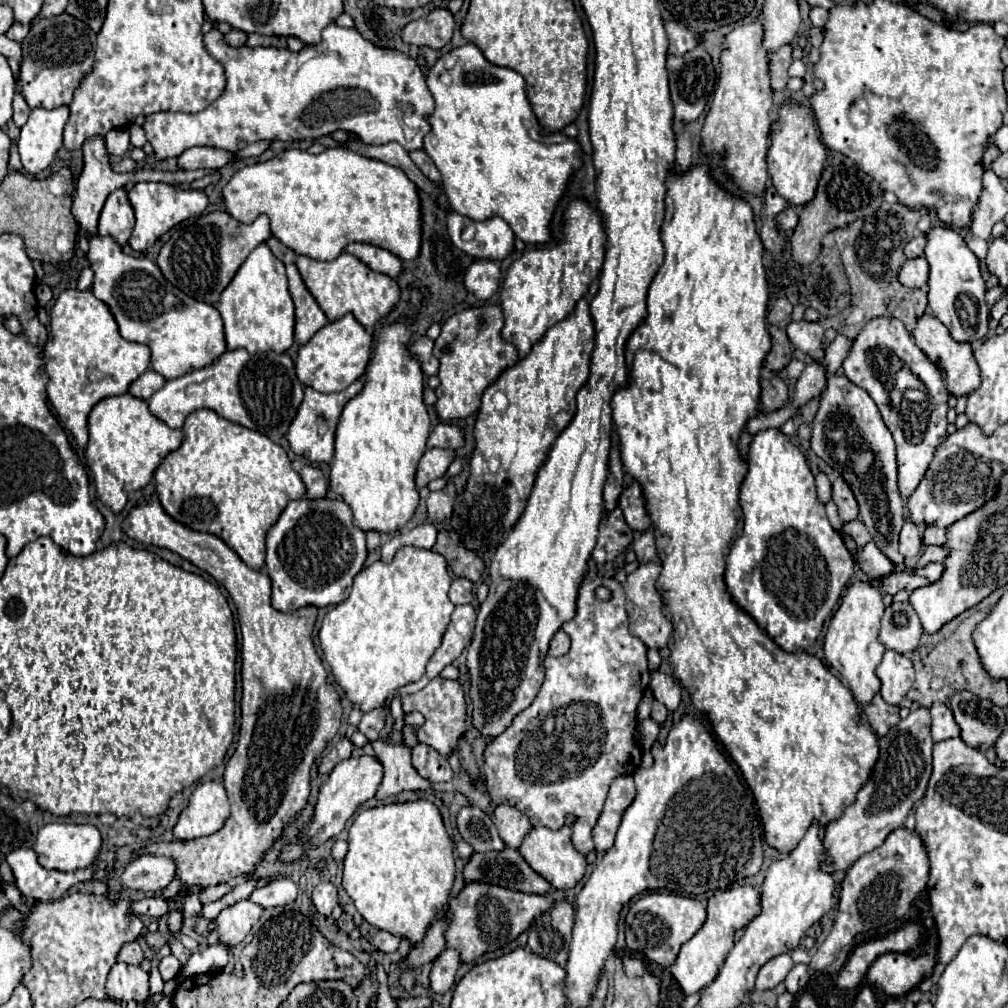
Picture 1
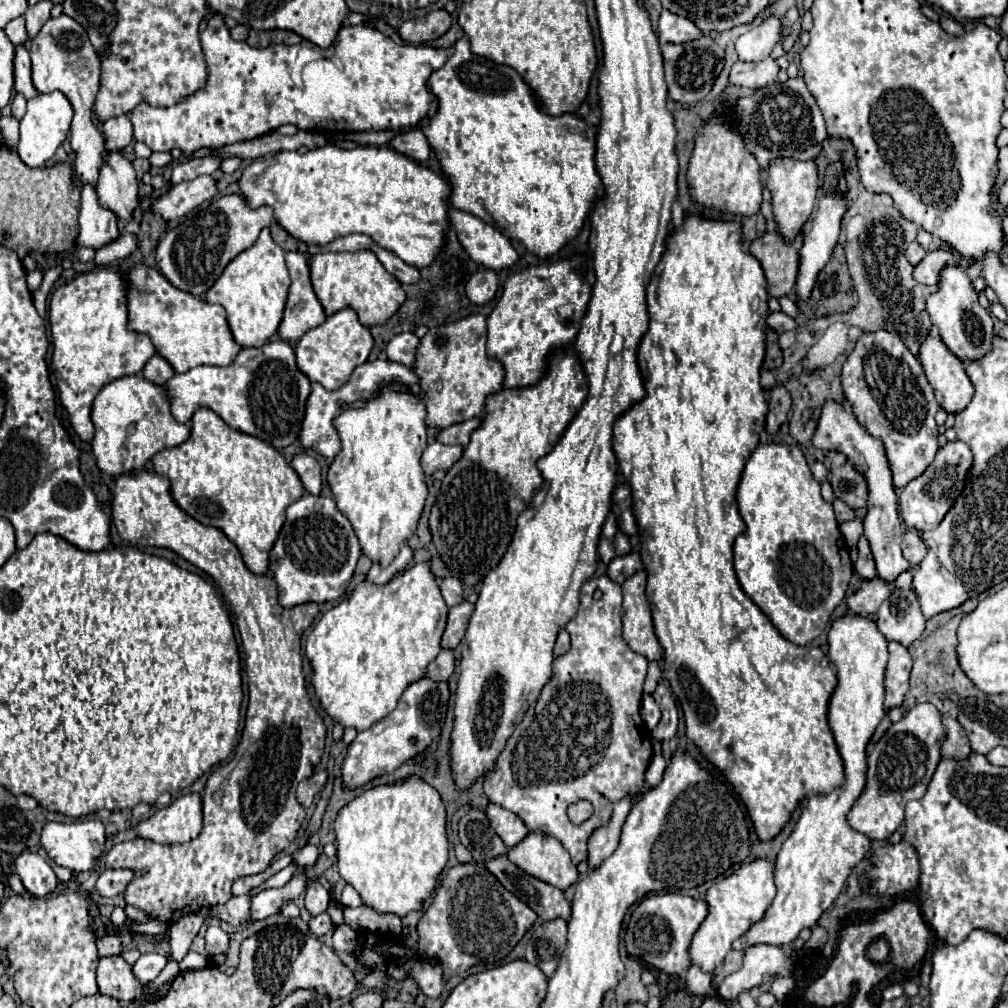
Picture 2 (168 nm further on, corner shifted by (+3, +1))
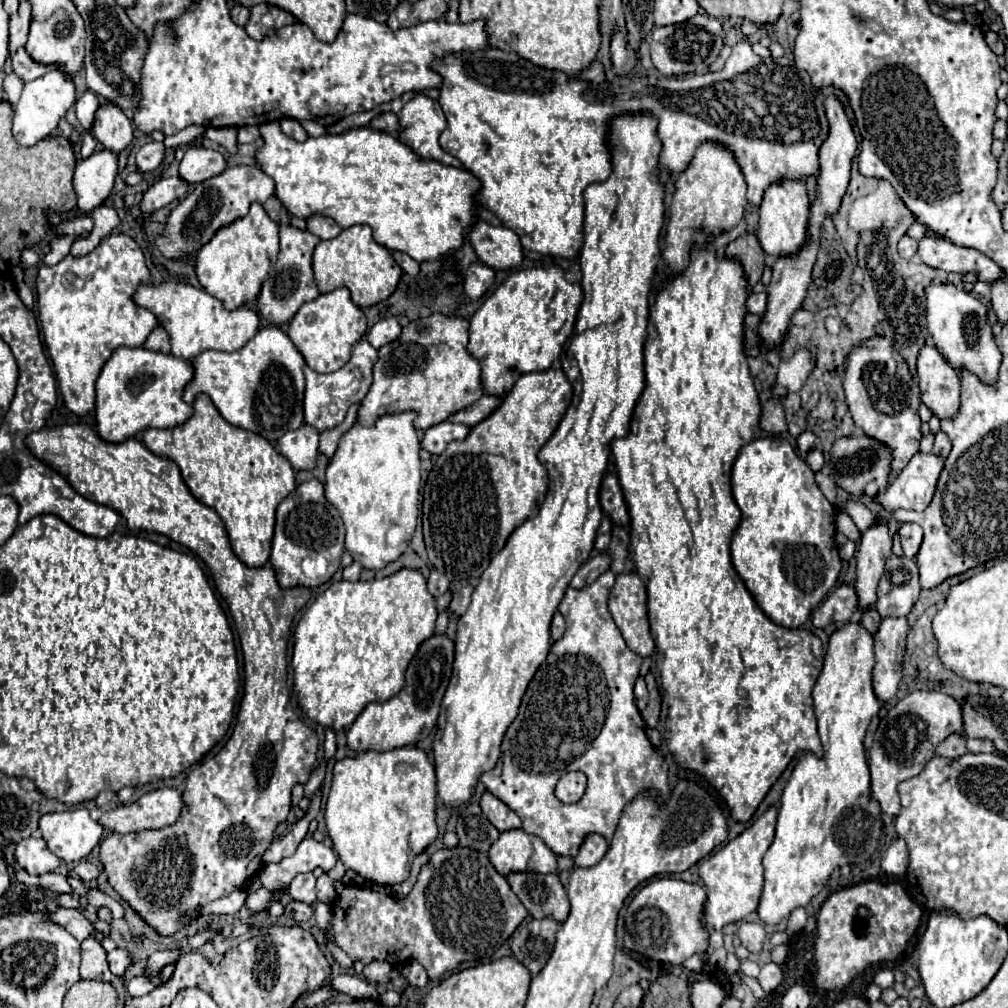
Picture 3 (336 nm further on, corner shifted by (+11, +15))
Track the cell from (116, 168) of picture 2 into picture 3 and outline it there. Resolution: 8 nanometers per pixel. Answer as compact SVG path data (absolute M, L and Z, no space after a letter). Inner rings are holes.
M108 103L96 111L92 135L102 145L102 149L112 151L116 157L130 145L132 131L134 127L128 117L120 111L120 107Z

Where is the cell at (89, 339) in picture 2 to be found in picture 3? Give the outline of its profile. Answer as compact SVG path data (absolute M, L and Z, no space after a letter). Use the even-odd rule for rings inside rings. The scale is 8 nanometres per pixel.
M110 235L90 255L80 259L68 255L58 265L38 271L38 317L44 341L64 403L78 417L94 409L94 383L112 353L120 347L142 347L158 325L148 309L132 301L138 283L150 283L150 271L140 247L126 235Z

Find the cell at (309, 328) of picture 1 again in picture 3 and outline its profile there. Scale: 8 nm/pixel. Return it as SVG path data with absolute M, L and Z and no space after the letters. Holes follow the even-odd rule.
M280 225L280 253L278 253L276 269L264 281L262 291L258 295L258 311L268 323L274 325L288 323L304 303L314 301L320 295L312 275L312 251L318 243L320 237L312 235L310 231L300 231L292 225Z

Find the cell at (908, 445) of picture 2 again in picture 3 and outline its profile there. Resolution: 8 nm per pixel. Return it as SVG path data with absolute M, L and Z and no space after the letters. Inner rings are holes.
M874 335L870 339L862 341L862 345L854 347L846 361L846 375L844 375L842 387L844 387L846 405L852 413L854 423L864 431L864 435L880 441L882 445L886 445L892 451L890 467L894 473L904 469L904 465L912 459L912 455L918 453L918 445L922 439L922 431L920 431L922 421L918 415L918 405L920 405L922 395L920 395L916 379L912 377L912 373L908 369L908 363L896 351L894 343L890 339L886 339L884 335ZM872 363L884 365L882 385L888 391L882 391L882 387L876 387L876 389L866 387L862 373Z

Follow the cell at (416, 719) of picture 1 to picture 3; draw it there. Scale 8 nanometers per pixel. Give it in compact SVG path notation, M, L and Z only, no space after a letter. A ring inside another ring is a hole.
M446 635L426 639L406 671L404 689L386 703L370 703L356 721L348 727L348 749L356 751L392 751L406 745L416 745L426 739L436 725L440 703L450 681L454 661L454 643Z

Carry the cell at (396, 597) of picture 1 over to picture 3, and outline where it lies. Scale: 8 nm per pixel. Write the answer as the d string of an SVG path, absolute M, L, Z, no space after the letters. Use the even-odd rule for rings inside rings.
M400 569L394 575L388 575L380 581L338 581L332 583L302 615L296 631L294 631L294 657L292 657L292 667L294 667L294 691L298 695L298 703L300 707L306 711L306 715L314 721L318 721L324 727L332 727L332 729L346 729L348 725L354 723L354 719L362 713L362 709L368 703L384 703L388 699L392 699L402 687L404 687L404 673L408 663L412 661L412 657L416 655L418 647L430 639L434 635L434 627L436 627L436 617L438 617L438 609L436 609L436 599L430 595L428 587L426 587L426 577L418 571L418 569Z

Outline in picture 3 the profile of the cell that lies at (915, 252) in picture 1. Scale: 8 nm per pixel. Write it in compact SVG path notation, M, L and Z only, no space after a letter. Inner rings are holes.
M904 235L904 237L900 239L900 243L898 243L898 253L900 253L904 259L910 259L910 257L916 253L916 247L918 247L918 241L912 239L912 237L908 237L908 235Z

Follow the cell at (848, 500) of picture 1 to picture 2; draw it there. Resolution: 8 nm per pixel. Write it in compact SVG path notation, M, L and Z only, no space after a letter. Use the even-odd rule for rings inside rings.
M850 463L832 469L830 485L834 489L834 495L848 503L852 509L866 507L868 483L864 483L864 475L860 475L860 471L856 471Z

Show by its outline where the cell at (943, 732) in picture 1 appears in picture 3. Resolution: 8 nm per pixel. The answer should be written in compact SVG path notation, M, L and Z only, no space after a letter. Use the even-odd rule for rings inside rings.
M950 733L938 747L936 747L936 755L942 755L942 757L950 757L950 759L956 759L960 755L964 755L968 749L966 749L966 737L962 733Z

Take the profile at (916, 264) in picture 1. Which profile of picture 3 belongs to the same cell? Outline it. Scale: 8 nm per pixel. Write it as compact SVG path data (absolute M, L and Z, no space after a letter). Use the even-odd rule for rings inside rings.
M924 237L920 239L918 245L918 255L920 259L934 269L940 271L954 271L954 273L976 273L980 281L996 281L1004 273L1002 269L984 253L970 249L970 247L960 247L954 245L948 239L942 237Z

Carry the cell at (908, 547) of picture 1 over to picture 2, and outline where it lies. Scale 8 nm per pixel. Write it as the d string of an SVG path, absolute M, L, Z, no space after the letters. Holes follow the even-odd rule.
M910 529L904 533L904 541L902 541L902 551L904 551L904 557L912 563L912 565L920 565L920 561L924 559L926 555L926 545L924 541L920 539L920 533Z

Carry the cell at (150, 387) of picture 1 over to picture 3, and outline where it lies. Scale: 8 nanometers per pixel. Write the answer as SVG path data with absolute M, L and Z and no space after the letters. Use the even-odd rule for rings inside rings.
M156 327L152 333L150 333L150 337L146 339L146 343L144 343L144 349L148 349L148 351L160 351L160 353L170 353L170 343L168 343L168 335L164 333L164 329L162 327Z

